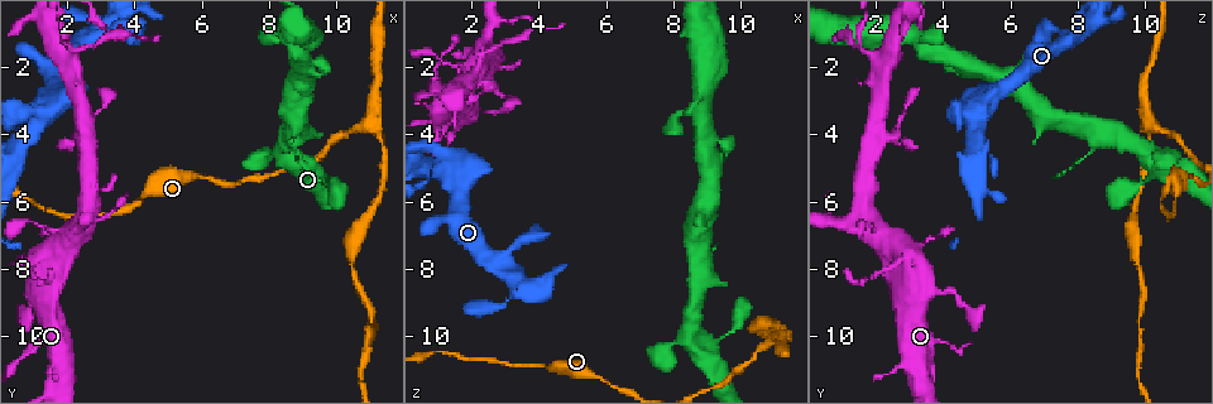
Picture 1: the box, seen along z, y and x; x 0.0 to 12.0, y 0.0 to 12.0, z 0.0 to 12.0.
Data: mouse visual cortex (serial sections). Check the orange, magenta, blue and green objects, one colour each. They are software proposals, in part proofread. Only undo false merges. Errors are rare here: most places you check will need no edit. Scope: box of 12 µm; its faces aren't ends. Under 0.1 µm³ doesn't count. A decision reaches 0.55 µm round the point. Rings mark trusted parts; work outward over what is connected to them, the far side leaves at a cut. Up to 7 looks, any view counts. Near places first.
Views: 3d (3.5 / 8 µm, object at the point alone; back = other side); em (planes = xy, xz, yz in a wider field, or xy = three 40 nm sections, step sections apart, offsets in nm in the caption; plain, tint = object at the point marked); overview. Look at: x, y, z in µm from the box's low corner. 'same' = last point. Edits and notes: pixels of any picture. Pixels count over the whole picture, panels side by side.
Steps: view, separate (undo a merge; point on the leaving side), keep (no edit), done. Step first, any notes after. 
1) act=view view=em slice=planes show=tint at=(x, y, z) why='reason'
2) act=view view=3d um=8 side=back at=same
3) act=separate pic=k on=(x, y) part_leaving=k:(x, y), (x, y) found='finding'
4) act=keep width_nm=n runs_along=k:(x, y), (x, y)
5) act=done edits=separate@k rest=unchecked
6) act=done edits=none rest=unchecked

act=view view=3d um=3.5 side=back at=(4.2, 5.9, 10.9) why='narrows sharply'

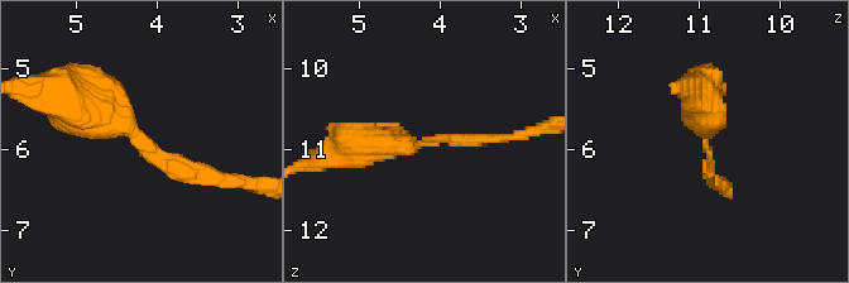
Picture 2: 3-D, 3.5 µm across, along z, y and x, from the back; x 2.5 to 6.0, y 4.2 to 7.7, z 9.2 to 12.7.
act=keep runs_along=2:(67, 113), (219, 178) found='all the same cell'

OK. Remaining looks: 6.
act=view view=3d um=8 at=(10.8, 3.8, 10.2) why='three arms meet'

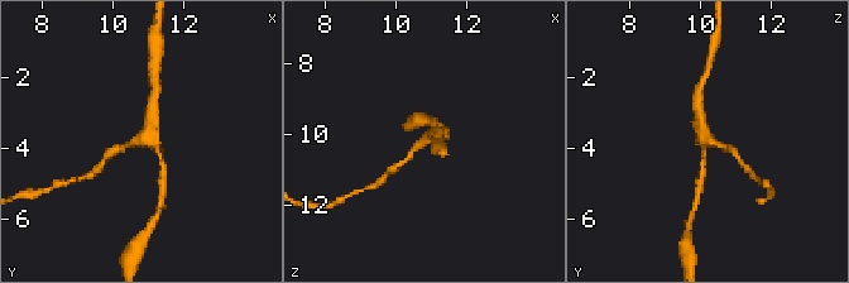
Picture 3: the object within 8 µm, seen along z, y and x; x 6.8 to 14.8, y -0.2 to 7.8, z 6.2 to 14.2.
act=view view=3d um=3.5 at=(10.9, 3.8, 10.1) why='closer look'

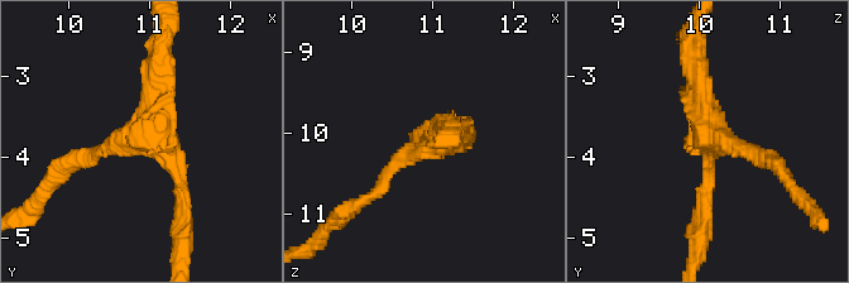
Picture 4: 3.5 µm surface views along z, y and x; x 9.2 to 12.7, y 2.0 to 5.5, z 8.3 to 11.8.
act=view view=em slice=xy step=1 show=tint at=(10.90, 3.75, 10.15) arms=3 arm_widths_nm=150,150,300

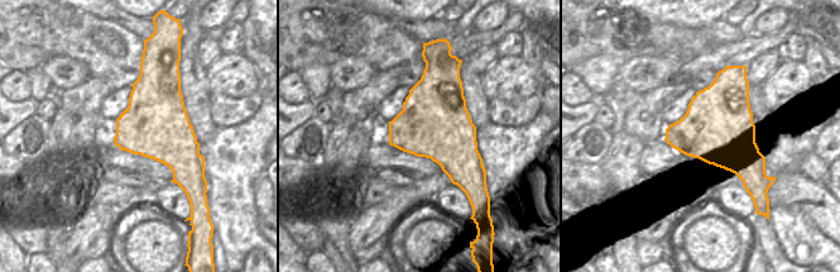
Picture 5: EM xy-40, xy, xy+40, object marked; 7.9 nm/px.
act=keep width_nm=550 runs_along=4:(364, 200), (422, 144), (465, 138) found='one cell here'

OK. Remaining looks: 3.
act=view view=3d um=3.5 at=(2.0, 1.3, 1.5)

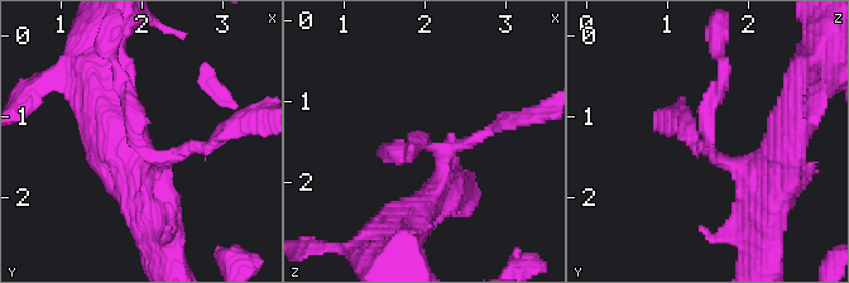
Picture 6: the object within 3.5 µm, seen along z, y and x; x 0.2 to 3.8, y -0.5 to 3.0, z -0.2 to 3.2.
act=view view=em slice=xy step=1 show=tint at=(2.00, 1.35, 1.55) why='need the tissue'

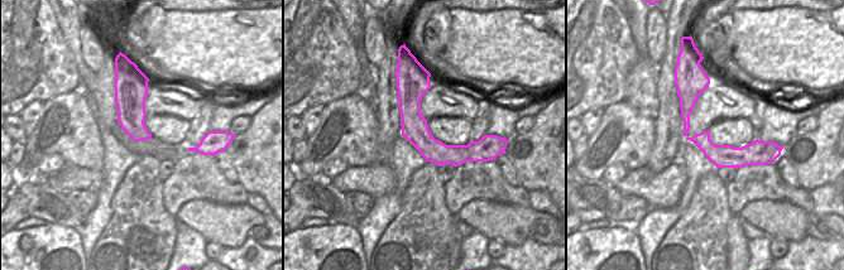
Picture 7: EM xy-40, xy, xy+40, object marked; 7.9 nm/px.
act=keep runs_along=7:(699, 72), (686, 134), (768, 160) found='continuous, no second cell'

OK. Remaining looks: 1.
act=done edits=none rest=unchecked

